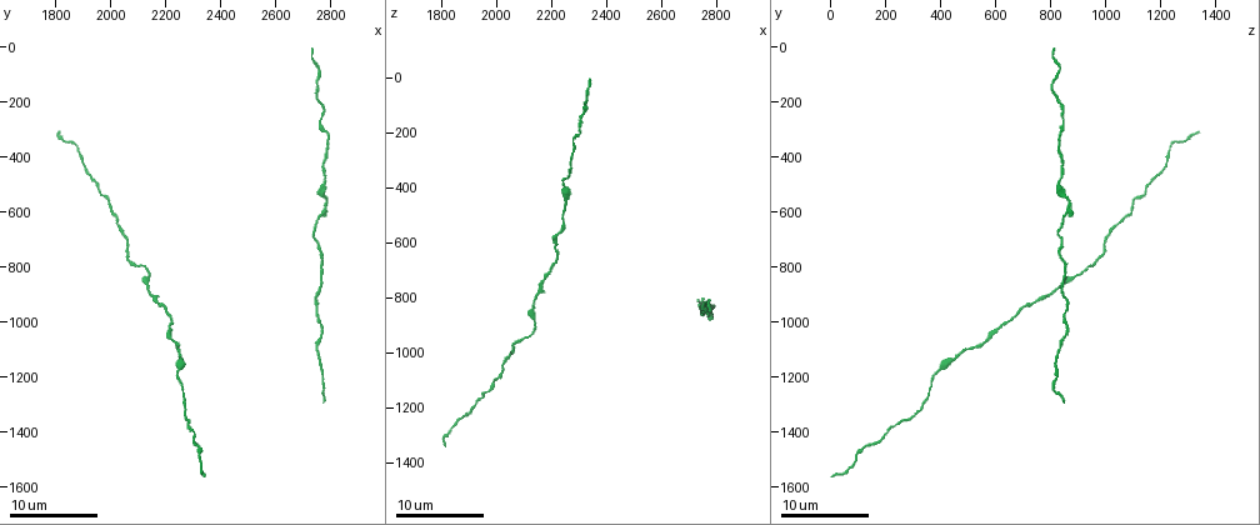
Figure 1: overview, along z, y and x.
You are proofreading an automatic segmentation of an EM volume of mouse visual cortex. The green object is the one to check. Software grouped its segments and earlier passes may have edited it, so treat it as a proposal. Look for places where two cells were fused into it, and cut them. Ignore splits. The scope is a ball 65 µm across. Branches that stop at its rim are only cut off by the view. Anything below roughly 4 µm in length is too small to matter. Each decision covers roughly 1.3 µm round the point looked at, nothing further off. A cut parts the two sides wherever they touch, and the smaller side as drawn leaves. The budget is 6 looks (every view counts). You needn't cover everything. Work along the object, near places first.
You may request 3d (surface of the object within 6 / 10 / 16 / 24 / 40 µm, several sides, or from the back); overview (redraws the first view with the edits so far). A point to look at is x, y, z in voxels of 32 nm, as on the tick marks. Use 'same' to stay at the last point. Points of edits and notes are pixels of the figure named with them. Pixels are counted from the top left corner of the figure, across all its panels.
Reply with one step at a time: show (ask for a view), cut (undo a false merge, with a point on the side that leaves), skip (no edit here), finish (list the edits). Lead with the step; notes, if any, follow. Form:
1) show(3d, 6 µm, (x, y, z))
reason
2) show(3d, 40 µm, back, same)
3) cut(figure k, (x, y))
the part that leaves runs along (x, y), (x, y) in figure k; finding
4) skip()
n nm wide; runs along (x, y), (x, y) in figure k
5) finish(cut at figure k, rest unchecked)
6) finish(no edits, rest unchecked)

show(3d, 10 µm, (2750, 990, 850))

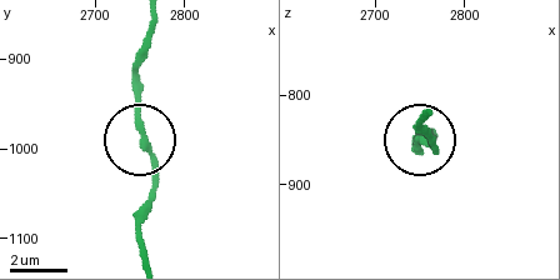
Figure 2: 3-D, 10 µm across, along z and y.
skip()
all the same cell

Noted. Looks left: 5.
show(3d, 16 µm, (2160, 910, 770))
thick turns thin

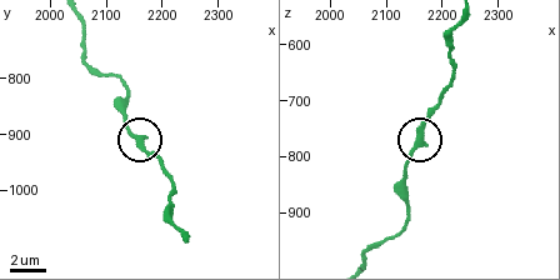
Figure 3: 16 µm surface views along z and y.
show(3d, 16 µm, back, (2155, 910, 780))

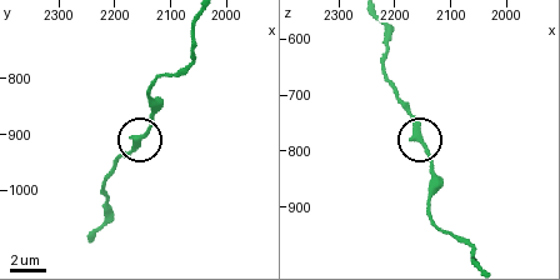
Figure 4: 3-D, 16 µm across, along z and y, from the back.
skip()
runs along (383, 74), (401, 99), (431, 166), (443, 179) in figure 4; continuous, no second cell

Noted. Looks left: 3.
show(3d, 10 µm, (2260, 1130, 460))
thick turns thin

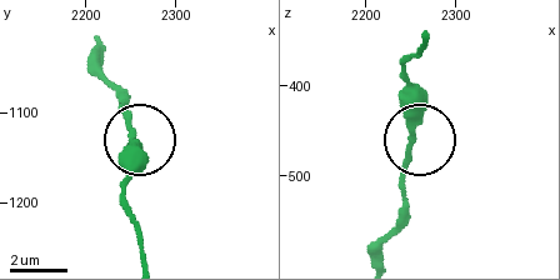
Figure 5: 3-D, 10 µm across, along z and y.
skip()
one cell here

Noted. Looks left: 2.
finish(no edits, rest unchecked)

